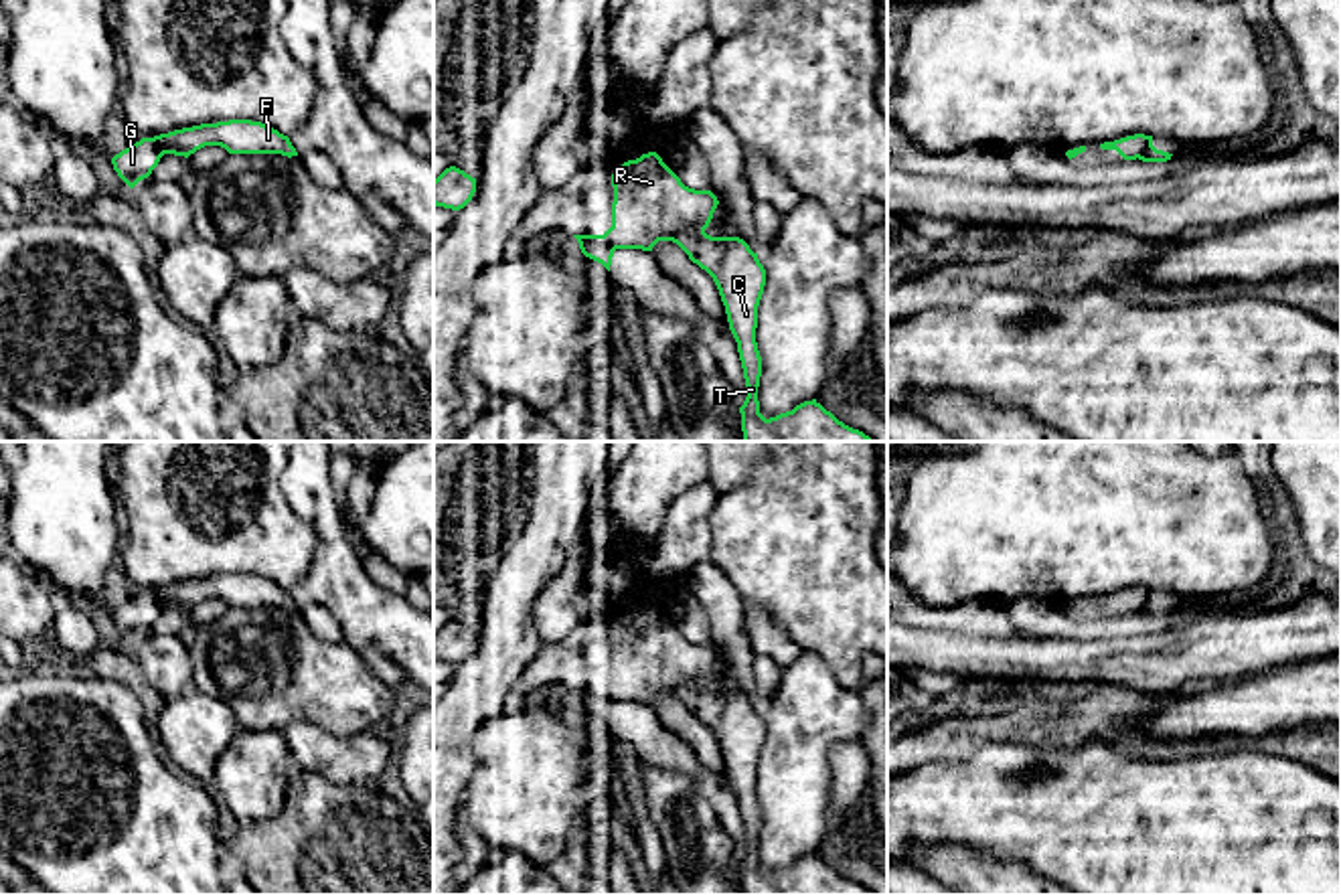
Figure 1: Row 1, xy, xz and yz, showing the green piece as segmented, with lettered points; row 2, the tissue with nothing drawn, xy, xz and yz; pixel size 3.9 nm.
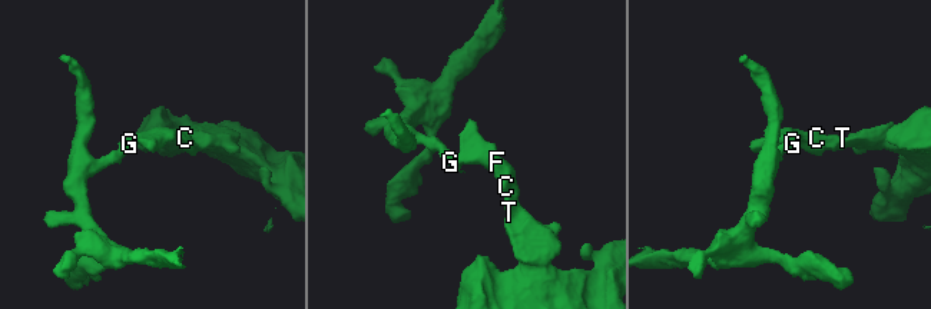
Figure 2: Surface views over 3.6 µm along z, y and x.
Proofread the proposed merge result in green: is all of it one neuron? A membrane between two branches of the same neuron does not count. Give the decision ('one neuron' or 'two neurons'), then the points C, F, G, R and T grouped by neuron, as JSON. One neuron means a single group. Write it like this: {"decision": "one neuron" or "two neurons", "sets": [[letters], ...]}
{"decision": "two neurons", "sets": [["C", "F", "R", "T"], ["G"]]}

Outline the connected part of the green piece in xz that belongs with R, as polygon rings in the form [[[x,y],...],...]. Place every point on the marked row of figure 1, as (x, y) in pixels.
[[[656,152],[624,162],[612,174],[612,186],[612,227],[604,237],[616,249],[652,251],[658,241],[673,241],[713,277],[747,387],[739,407],[743,441],[875,441],[839,421],[816,399],[770,419],[760,413],[756,328],[766,269],[743,239],[705,233],[719,205],[711,190],[685,186]]]

